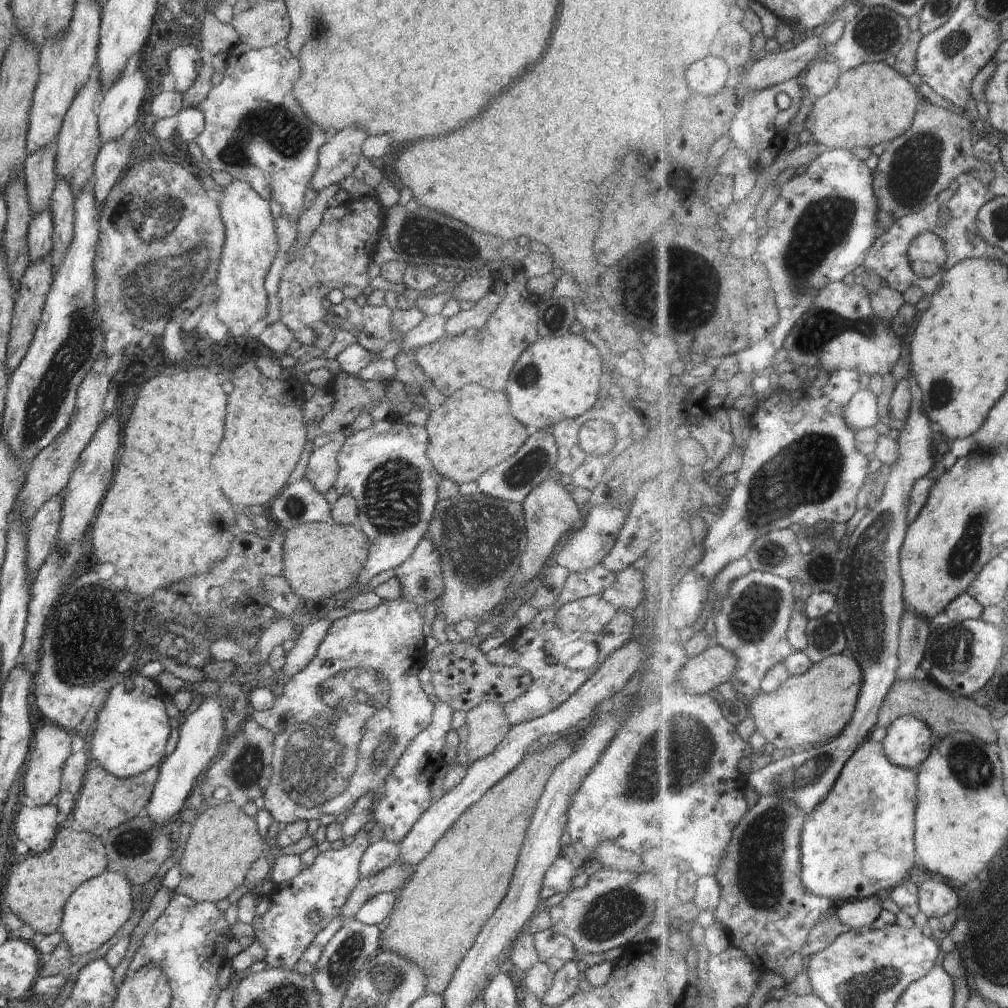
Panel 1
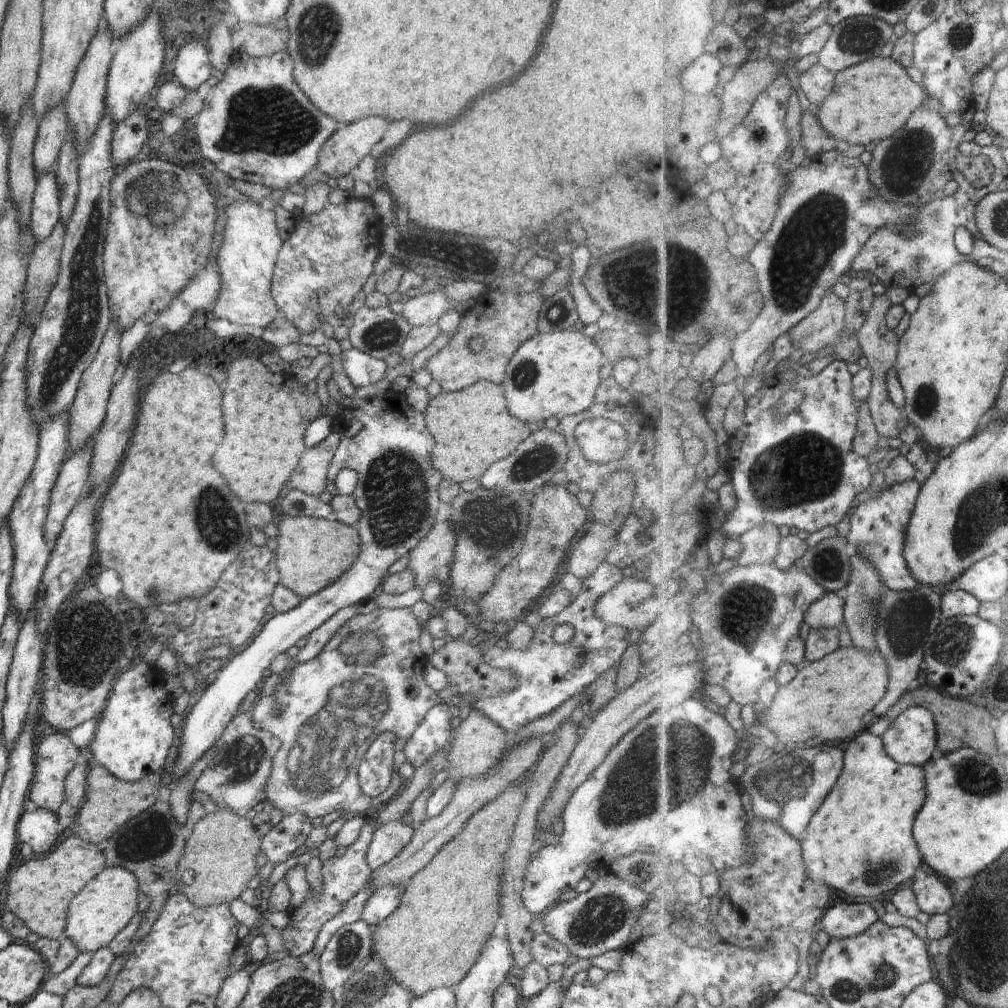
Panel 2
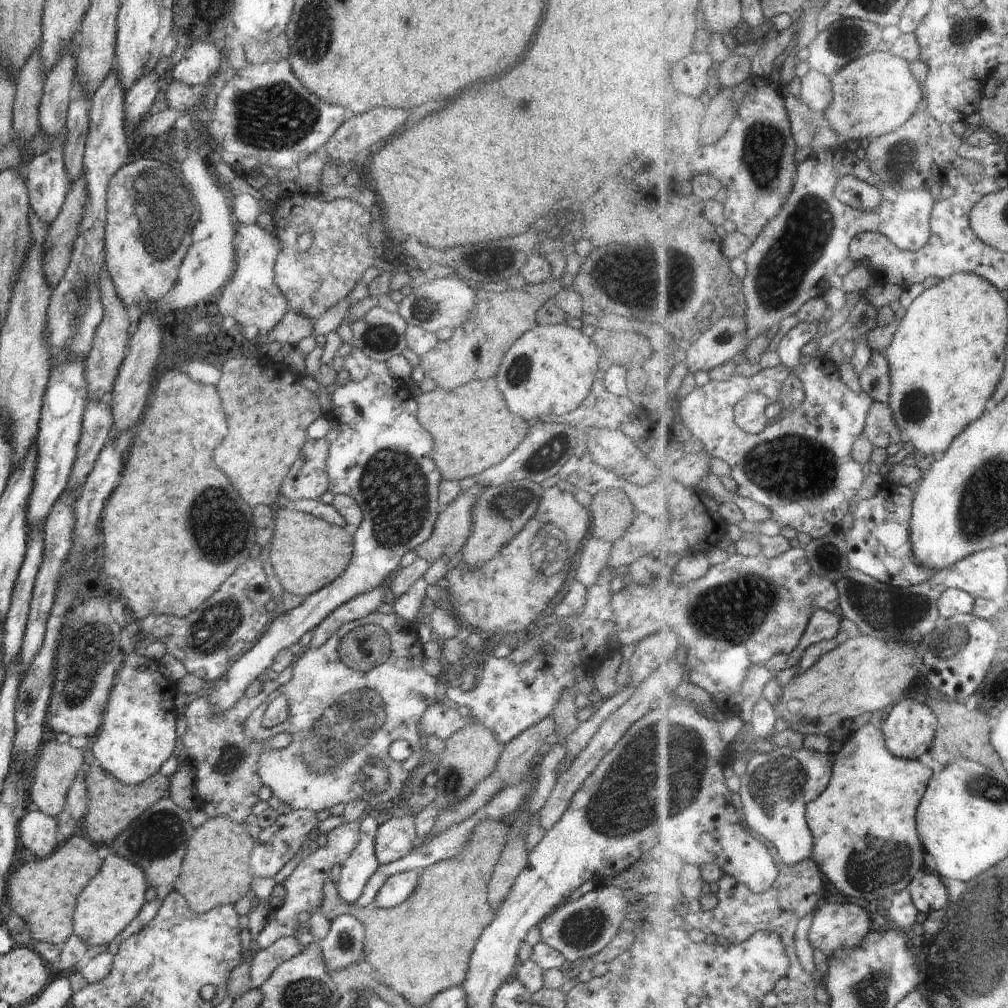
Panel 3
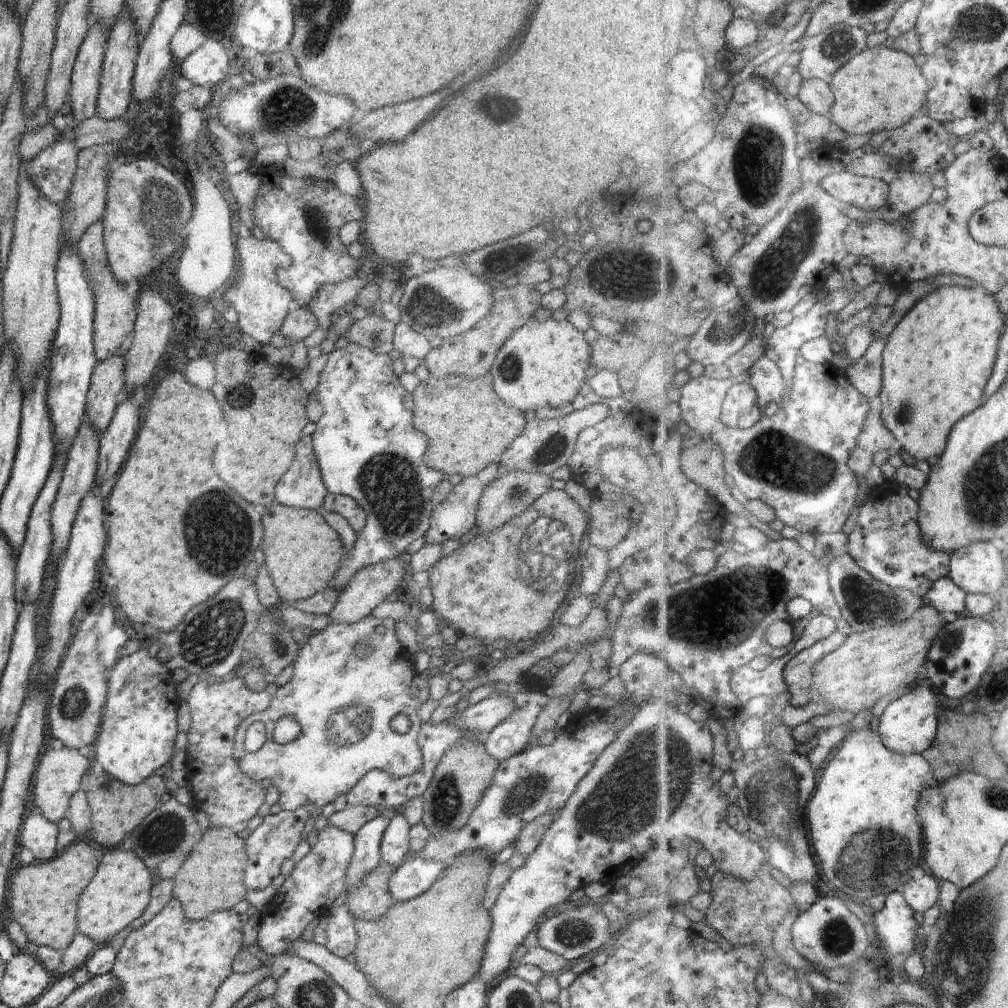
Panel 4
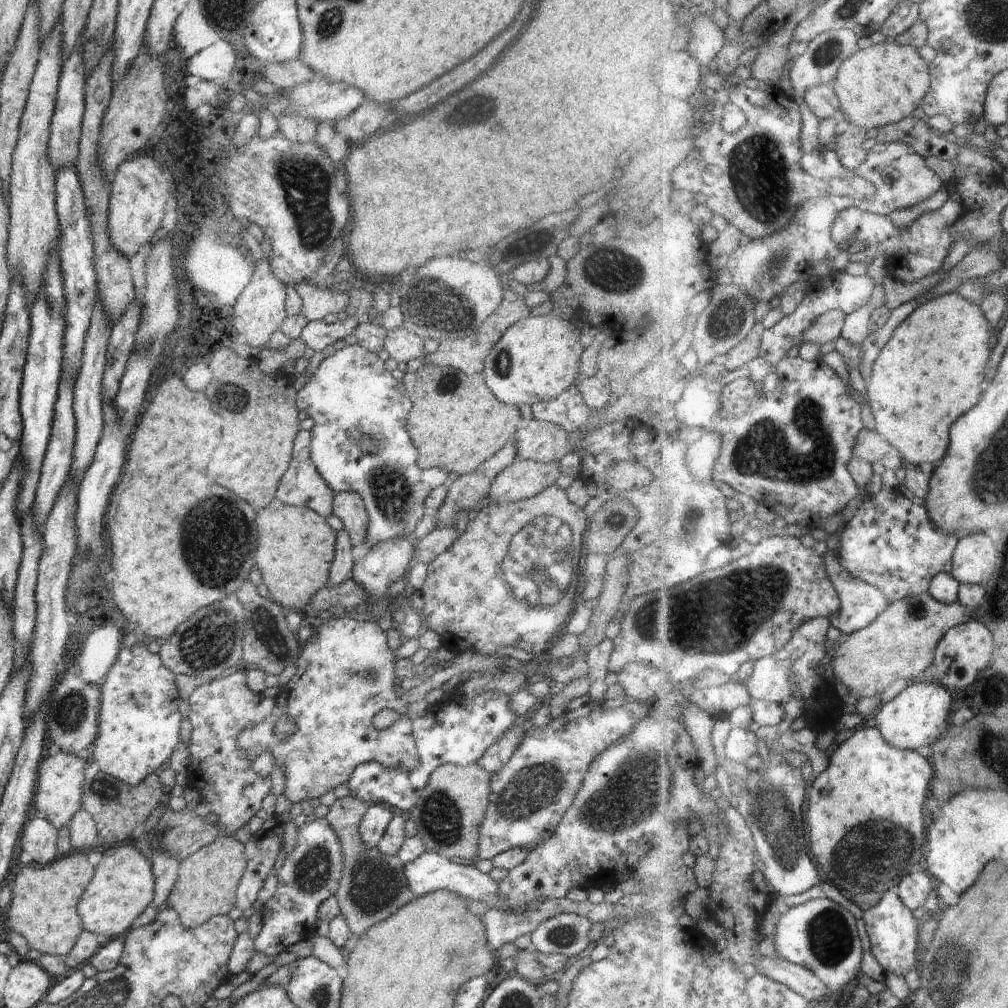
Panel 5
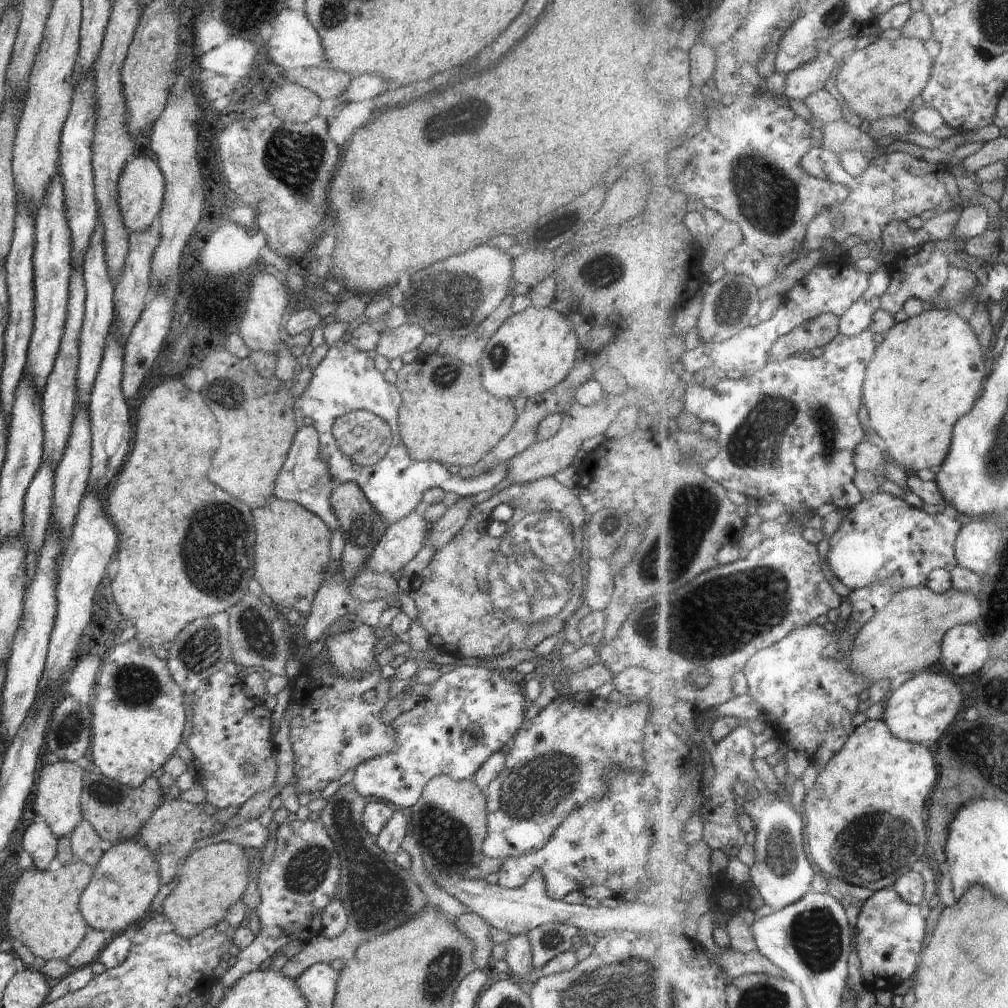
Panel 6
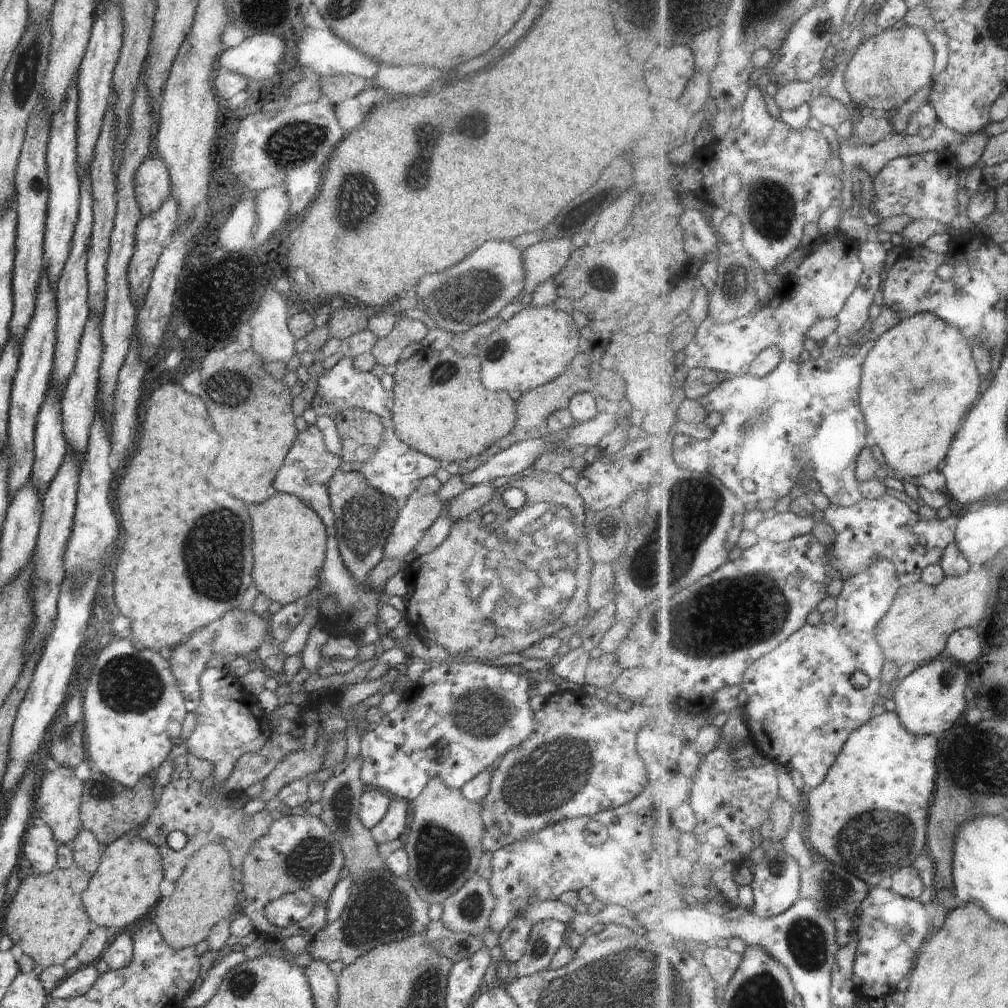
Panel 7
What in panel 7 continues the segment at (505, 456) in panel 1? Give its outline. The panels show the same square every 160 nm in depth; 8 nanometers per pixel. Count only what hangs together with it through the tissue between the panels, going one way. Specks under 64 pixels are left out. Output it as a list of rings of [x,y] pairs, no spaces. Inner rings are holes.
[[[449,346],[441,351],[421,348],[410,358],[399,359],[393,378],[392,392],[395,399],[392,414],[396,436],[410,448],[442,464],[463,461],[485,453],[488,447],[502,442],[515,427],[515,402],[505,392],[490,392],[482,386],[479,356],[462,358]]]

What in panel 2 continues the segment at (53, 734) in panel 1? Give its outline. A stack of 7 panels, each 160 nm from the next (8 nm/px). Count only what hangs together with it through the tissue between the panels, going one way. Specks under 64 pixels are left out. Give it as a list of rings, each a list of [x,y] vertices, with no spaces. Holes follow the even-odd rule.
[[[56,731],[39,741],[40,743],[35,747],[35,773],[28,798],[36,804],[38,809],[55,812],[65,801],[65,778],[76,765],[76,758],[78,758],[80,750],[73,745],[69,736],[63,731]]]

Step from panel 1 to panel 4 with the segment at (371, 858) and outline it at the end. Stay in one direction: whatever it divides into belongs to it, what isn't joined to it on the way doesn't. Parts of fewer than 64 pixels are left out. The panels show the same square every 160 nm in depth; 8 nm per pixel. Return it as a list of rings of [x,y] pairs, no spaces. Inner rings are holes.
[[[390,813],[389,823],[381,838],[380,852],[382,861],[398,866],[410,850],[409,830],[411,825],[404,814]]]

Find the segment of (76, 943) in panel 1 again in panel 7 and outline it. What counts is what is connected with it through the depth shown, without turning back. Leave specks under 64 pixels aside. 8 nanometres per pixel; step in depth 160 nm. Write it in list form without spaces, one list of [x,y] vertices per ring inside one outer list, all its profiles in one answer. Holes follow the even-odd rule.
[[[131,831],[113,841],[112,844],[104,846],[98,870],[91,876],[88,888],[81,895],[86,915],[97,927],[126,928],[154,909],[160,900],[159,886],[163,878],[162,856],[158,853],[156,846],[141,838],[139,831]]]

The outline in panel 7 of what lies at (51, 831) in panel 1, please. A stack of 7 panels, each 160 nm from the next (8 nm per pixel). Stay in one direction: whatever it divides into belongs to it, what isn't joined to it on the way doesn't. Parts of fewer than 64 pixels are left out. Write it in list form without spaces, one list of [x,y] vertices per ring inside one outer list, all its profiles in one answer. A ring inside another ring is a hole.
[[[43,822],[28,826],[24,832],[22,845],[24,845],[24,858],[28,859],[30,868],[35,874],[50,873],[56,868],[60,844]]]

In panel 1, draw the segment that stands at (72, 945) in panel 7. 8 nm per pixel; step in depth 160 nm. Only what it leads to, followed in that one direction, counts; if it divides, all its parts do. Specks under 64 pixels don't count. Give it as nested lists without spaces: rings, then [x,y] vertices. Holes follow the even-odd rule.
[[[63,824],[56,831],[52,846],[40,854],[31,853],[24,858],[16,858],[6,882],[4,900],[10,910],[23,922],[31,926],[36,933],[52,934],[59,930],[63,917],[63,908],[70,895],[83,882],[97,877],[107,870],[107,854],[101,837],[82,830],[74,830]]]

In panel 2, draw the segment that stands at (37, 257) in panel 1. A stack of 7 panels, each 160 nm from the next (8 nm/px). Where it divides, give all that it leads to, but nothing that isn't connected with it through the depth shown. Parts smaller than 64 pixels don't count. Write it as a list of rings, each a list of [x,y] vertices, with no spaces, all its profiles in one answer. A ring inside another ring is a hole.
[[[54,170],[38,176],[28,226],[36,244],[48,238],[58,221],[61,220],[60,205],[59,186]]]

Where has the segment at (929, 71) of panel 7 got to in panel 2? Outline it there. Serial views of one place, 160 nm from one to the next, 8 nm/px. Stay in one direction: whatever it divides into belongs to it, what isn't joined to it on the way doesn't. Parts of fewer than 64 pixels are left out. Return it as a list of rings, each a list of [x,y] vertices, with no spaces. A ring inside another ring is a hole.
[[[870,58],[854,68],[848,68],[838,74],[834,92],[820,106],[820,120],[828,132],[836,132],[836,126],[844,128],[844,136],[836,136],[838,140],[850,140],[854,144],[870,144],[892,136],[880,134],[896,134],[902,130],[910,117],[927,105],[926,90],[908,74],[908,70],[892,60],[892,58]],[[878,80],[878,82],[876,82]],[[872,96],[898,96],[898,98],[872,98]]]

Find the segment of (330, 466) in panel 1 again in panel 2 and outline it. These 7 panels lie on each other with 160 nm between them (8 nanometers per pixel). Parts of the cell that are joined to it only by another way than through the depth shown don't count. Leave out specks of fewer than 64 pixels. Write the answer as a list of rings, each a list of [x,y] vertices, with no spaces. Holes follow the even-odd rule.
[[[333,430],[322,442],[303,452],[289,478],[293,489],[319,498],[326,490],[327,472],[340,441],[341,436]]]

